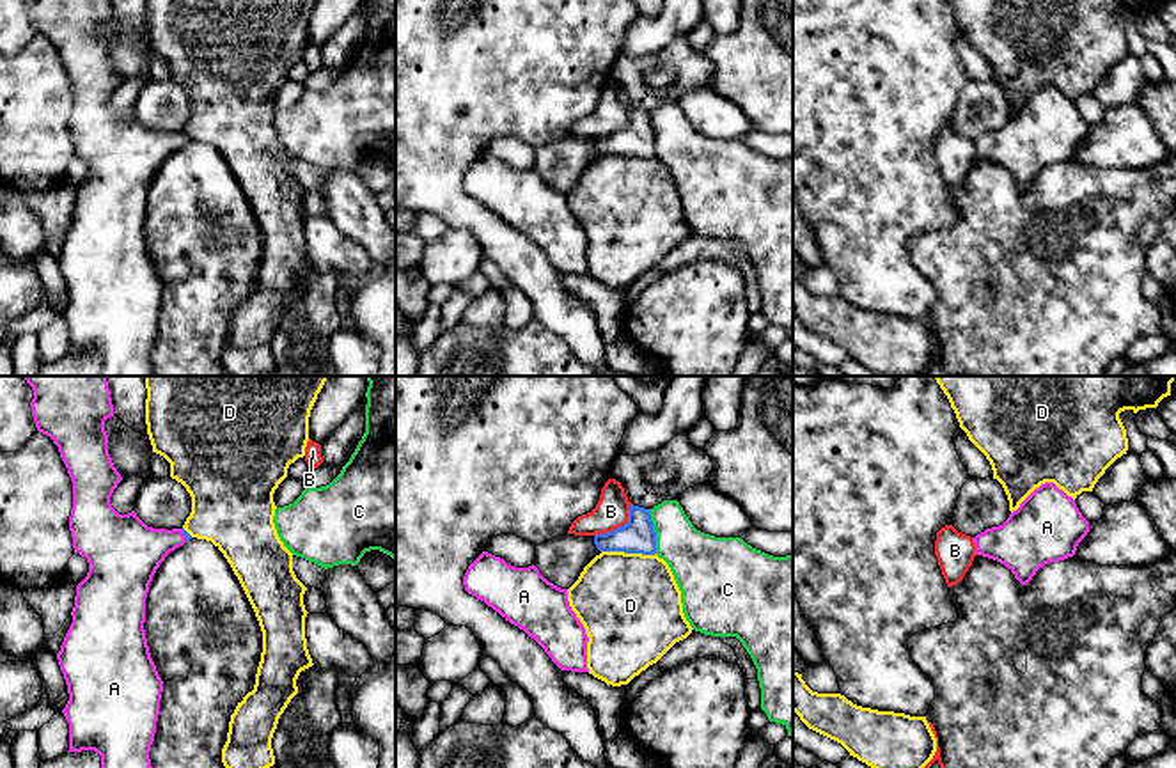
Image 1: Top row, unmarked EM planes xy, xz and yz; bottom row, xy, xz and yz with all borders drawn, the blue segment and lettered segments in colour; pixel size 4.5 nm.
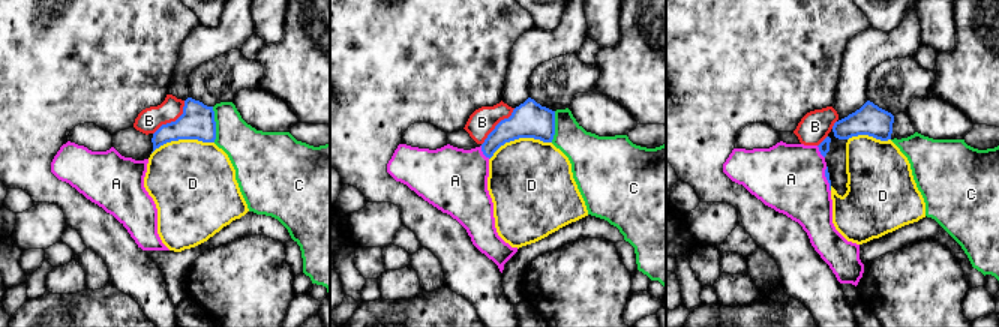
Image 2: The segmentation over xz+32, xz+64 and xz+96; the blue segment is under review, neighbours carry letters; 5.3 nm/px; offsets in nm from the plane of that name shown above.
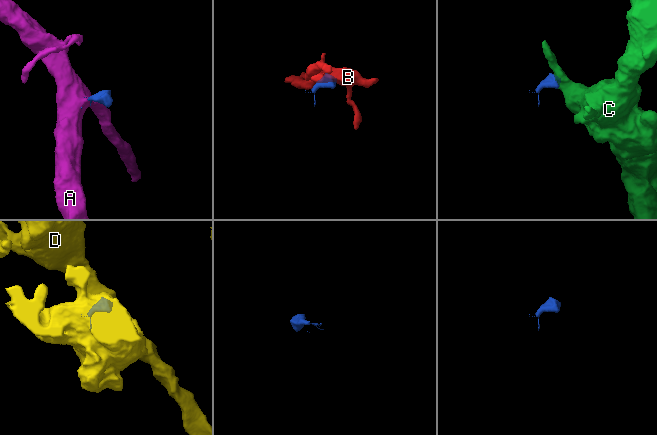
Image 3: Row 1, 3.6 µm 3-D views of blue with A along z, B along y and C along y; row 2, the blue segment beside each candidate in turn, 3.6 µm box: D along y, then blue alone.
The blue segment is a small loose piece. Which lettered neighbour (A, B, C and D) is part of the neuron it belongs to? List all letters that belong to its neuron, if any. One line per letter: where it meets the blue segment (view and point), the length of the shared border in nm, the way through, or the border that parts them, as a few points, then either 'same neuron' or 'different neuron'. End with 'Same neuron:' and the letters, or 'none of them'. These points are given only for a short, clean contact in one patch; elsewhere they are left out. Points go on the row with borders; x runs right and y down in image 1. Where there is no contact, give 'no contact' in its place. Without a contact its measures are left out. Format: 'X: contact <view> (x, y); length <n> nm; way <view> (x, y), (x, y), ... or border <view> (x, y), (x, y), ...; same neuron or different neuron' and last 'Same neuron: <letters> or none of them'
A: contact xy (183, 534); length 70 nm; way xy (187, 536), (183, 534), (132, 552); same neuron
B: contact xz (619, 527); length 220 nm; different neuron
C: contact xz (653, 531); length 200 nm; border xz (648, 509), (657, 536), (657, 552); different neuron
D: contact xz (628, 552); length 240 nm; different neuron
Same neuron: A

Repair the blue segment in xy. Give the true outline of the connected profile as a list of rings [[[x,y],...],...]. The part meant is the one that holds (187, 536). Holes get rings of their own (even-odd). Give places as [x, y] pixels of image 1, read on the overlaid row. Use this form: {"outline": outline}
{"outline": [[[25,376],[34,390],[32,417],[39,433],[50,436],[73,482],[73,509],[69,530],[74,553],[89,562],[87,576],[76,585],[73,623],[64,637],[57,660],[64,674],[69,701],[62,709],[69,724],[69,750],[94,750],[101,756],[101,768],[153,768],[149,752],[154,741],[163,681],[151,658],[145,639],[145,598],[160,564],[192,536],[184,529],[147,527],[135,511],[119,514],[110,497],[122,481],[108,454],[105,420],[114,417],[114,404],[106,376]]]}

